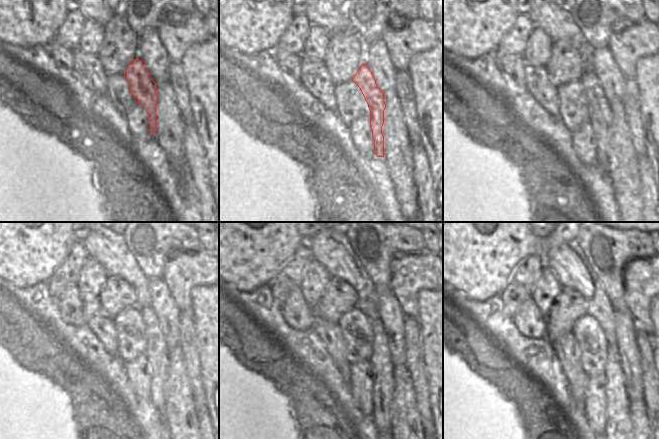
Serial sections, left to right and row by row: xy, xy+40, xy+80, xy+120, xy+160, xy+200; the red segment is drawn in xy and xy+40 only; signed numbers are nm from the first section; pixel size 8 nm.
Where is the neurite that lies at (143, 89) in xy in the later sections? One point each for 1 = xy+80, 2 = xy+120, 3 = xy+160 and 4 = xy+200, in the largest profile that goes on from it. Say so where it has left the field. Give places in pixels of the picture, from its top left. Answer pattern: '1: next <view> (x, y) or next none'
1: next xy+80 (600, 112)
2: next xy+120 (156, 350)
3: next xy+160 (381, 361)
4: next xy+200 (618, 425)

